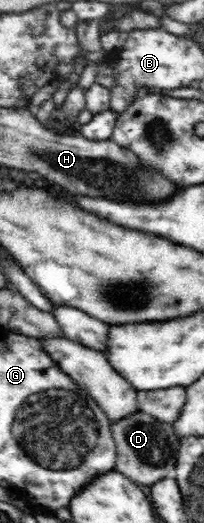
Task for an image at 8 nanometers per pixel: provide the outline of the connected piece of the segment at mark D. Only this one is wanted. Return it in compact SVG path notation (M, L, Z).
M138 410L122 420L111 422L111 429L117 446L115 470L132 483L152 487L160 480L174 476L181 438L174 433L171 423Z

